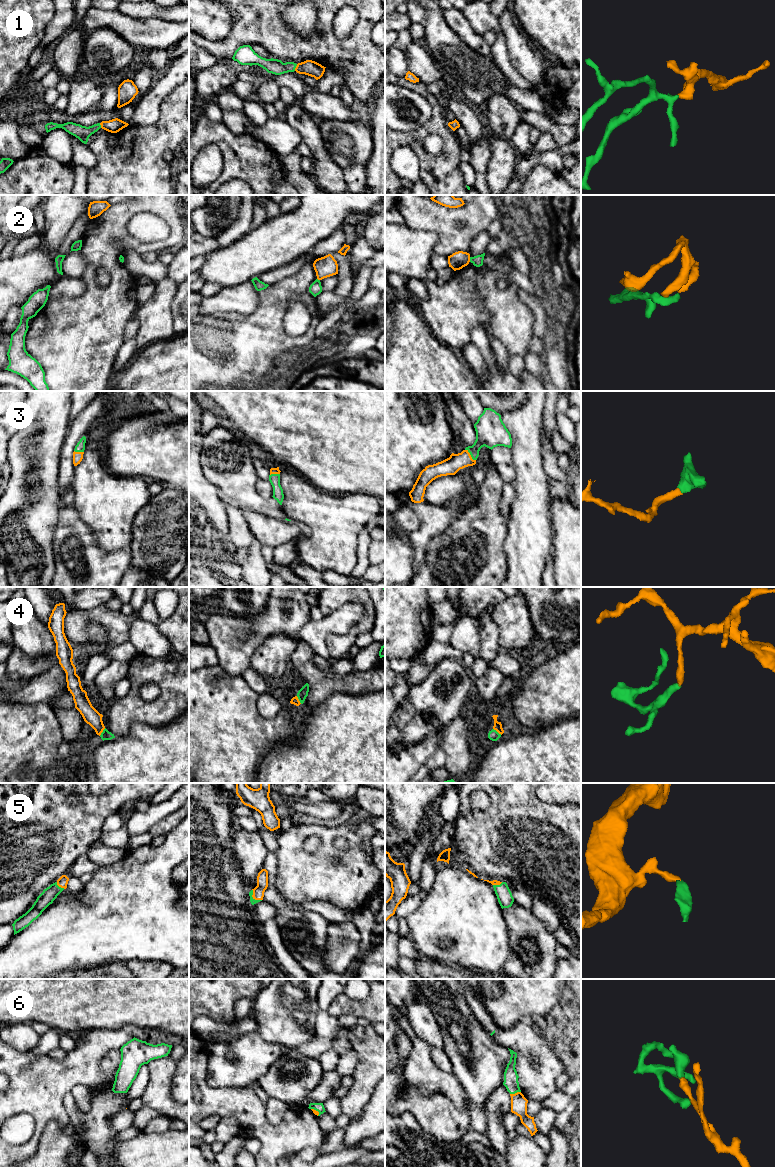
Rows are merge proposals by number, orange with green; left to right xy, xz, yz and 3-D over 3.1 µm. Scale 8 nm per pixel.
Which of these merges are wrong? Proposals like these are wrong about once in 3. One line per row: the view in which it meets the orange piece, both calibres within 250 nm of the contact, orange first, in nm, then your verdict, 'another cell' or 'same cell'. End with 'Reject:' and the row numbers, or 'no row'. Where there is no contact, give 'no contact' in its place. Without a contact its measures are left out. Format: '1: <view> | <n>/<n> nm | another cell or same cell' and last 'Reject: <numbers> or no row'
1: xz | 130/120 nm | same cell
2: yz | 140/90 nm | another cell
3: yz | 140/240 nm | same cell
4: yz | 70/90 nm | same cell
5: xz | 100/50 nm | same cell
6: yz | 130/120 nm | same cell
Reject: 2

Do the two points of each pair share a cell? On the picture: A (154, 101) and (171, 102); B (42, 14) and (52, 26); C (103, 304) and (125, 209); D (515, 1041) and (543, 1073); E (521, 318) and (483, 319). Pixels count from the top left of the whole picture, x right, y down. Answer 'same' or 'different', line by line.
A: different
B: different
C: same
D: same
E: same

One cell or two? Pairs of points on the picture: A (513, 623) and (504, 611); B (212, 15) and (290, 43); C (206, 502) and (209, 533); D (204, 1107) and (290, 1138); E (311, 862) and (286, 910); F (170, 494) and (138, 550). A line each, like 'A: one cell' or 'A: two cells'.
A: one cell
B: two cells
C: one cell
D: one cell
E: two cells
F: one cell

